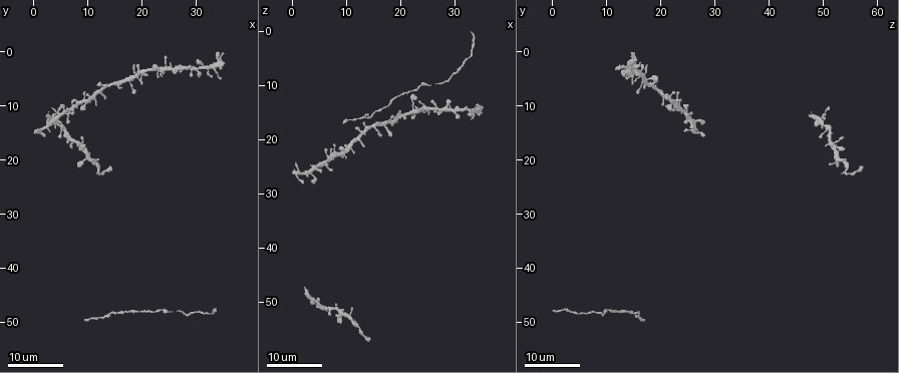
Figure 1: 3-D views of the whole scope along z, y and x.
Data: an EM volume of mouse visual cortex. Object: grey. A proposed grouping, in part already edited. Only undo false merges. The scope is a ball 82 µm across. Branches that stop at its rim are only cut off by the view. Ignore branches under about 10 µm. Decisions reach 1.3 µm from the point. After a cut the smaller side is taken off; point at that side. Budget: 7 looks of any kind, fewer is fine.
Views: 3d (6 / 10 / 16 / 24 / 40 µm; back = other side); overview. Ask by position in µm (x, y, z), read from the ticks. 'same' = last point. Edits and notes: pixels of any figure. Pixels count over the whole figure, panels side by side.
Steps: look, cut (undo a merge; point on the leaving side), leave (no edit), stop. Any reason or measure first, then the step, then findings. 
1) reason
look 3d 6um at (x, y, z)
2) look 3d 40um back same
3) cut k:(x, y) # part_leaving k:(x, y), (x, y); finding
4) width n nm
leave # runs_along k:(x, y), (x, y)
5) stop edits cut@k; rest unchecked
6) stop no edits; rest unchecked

narrows sharply
look 3d 24um at (30.5, 3.0, 15.0)

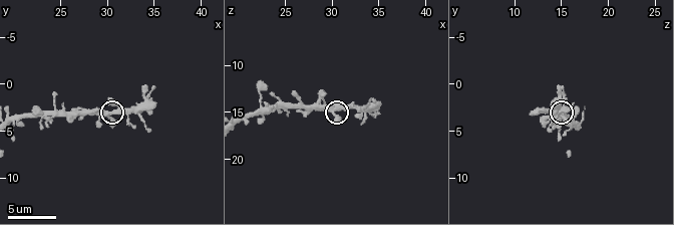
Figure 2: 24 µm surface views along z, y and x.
look 3d 6um at (30.2, 2.8, 14.4)

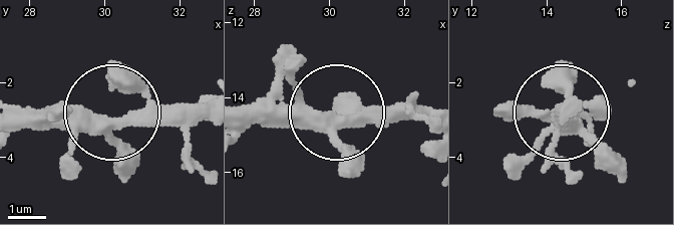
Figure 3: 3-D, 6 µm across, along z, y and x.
arms 4
leave # runs_along 3:(21, 118), (204, 118); all the same neuron

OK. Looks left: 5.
calibre changes
look 3d 24um at (15.0, 5.5, 17.5)

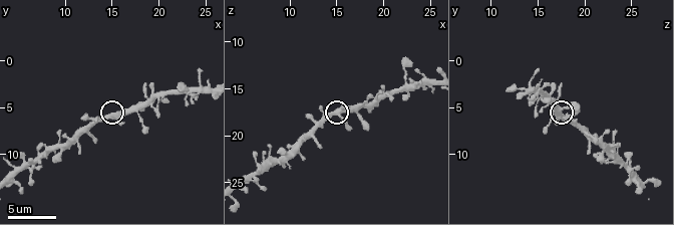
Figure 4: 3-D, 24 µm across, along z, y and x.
look 3d 10um at (14.8, 5.8, 17.6)

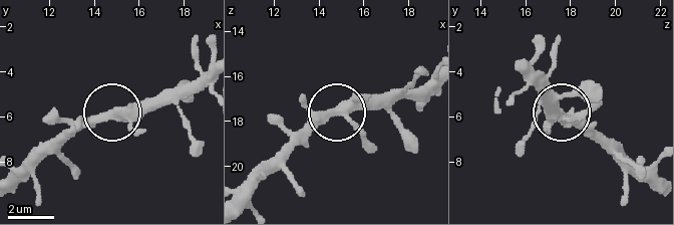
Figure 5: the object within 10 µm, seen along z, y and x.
leave # runs_along 5:(243, 200), (335, 116), (390, 107); one neuron here

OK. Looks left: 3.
look 3d 16um at (19.0, 47.5, 12.0)

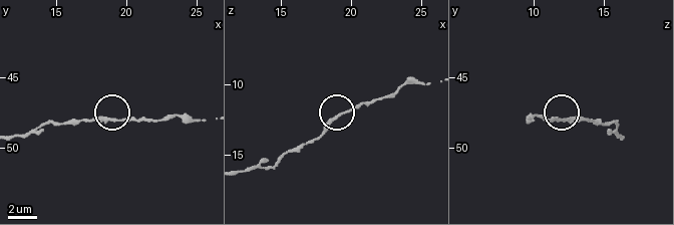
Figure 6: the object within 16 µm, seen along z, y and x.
closer look
look 3d 10um at (19.0, 48.0, 12.4)

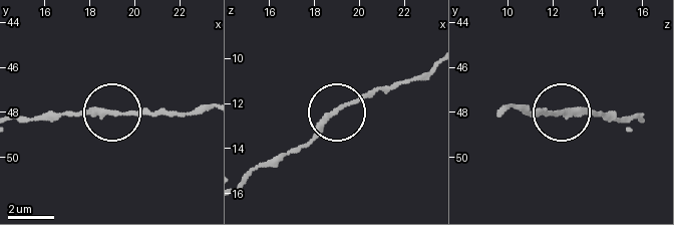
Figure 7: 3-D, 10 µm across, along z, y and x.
leave # all the same neuron

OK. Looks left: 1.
stop no edits; rest unchecked

